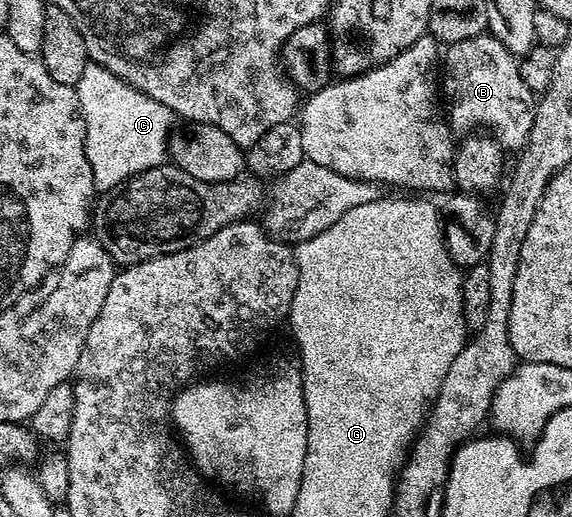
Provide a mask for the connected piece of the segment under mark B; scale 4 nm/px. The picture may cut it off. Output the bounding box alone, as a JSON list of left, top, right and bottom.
[440,32,536,151]

